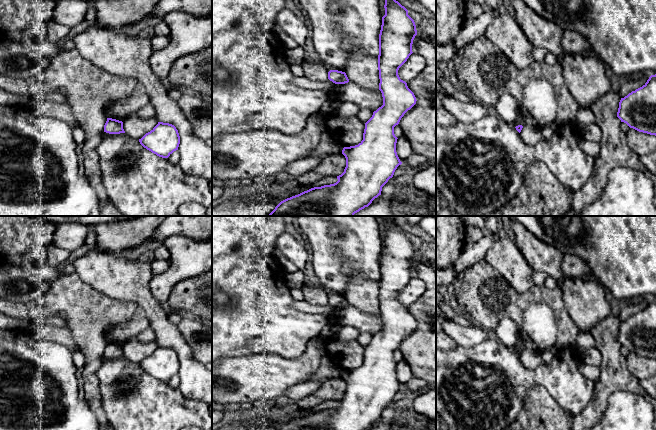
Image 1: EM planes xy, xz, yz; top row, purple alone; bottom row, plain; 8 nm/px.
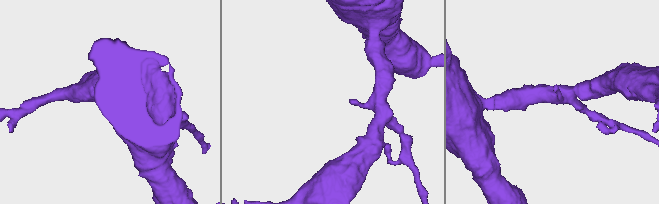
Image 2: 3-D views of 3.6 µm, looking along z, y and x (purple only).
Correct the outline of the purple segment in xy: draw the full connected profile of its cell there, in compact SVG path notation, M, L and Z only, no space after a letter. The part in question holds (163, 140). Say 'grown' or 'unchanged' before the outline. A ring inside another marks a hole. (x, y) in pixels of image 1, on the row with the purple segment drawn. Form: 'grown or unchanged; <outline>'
unchanged; M158 122L150 132L139 139L139 142L157 156L168 158L174 151L178 150L180 136L174 125Z

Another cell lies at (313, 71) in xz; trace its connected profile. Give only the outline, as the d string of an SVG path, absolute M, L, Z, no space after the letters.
M305 61L302 64L304 76L311 81L326 81L328 80L328 69L325 65L319 63L310 63Z

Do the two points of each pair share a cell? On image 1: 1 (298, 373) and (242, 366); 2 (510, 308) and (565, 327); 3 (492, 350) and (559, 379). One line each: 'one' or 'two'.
1: one
2: one
3: one

